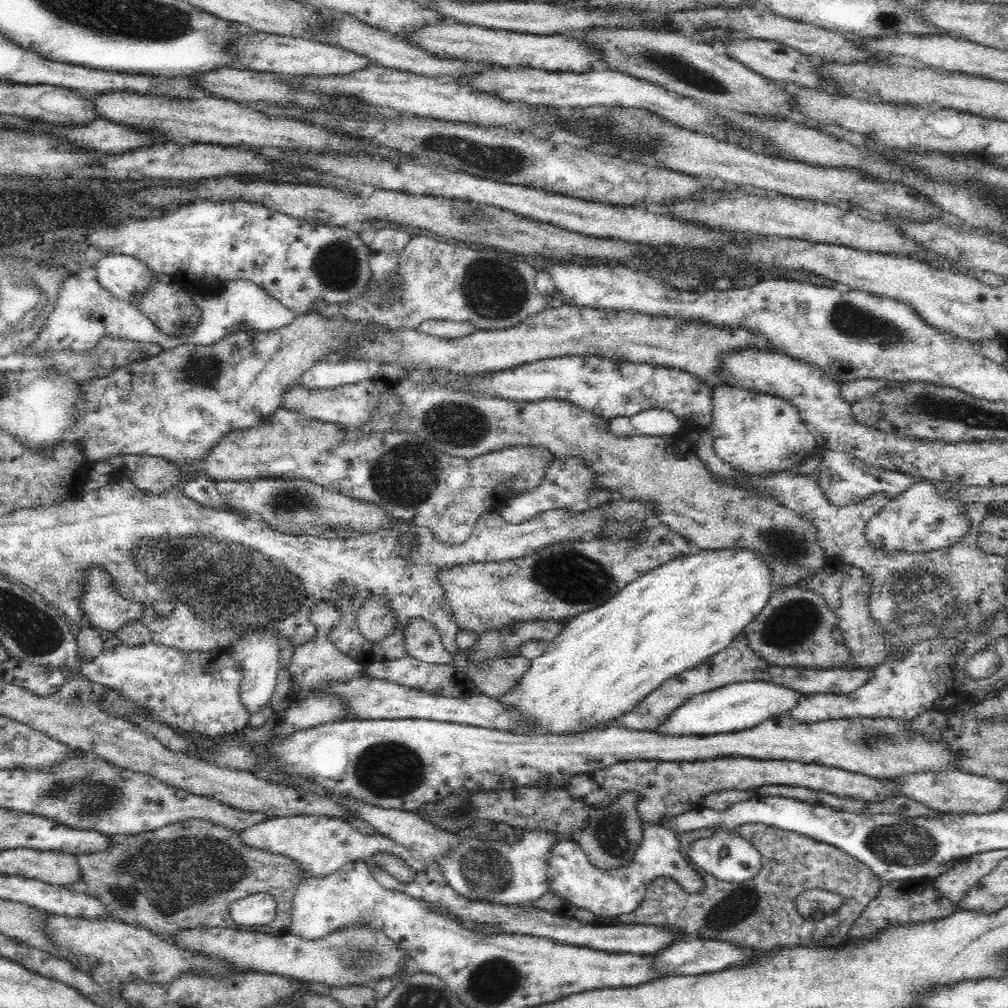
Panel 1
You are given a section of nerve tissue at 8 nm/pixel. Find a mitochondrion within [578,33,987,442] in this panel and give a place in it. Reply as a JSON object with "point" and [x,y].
{"point":[856,323]}

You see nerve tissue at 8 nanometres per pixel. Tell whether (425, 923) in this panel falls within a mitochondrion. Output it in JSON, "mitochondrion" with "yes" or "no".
{"mitochondrion":"no"}

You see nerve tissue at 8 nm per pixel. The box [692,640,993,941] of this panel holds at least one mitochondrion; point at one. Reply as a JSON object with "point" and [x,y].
{"point":[894,844]}

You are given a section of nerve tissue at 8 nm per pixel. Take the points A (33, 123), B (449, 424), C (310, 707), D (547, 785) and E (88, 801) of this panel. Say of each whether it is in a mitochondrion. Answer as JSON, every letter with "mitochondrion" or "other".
{"A":"other","B":"mitochondrion","C":"other","D":"other","E":"mitochondrion"}

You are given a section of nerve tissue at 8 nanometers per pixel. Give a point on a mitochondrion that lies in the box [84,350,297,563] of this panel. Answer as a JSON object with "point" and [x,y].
{"point":[203,372]}

